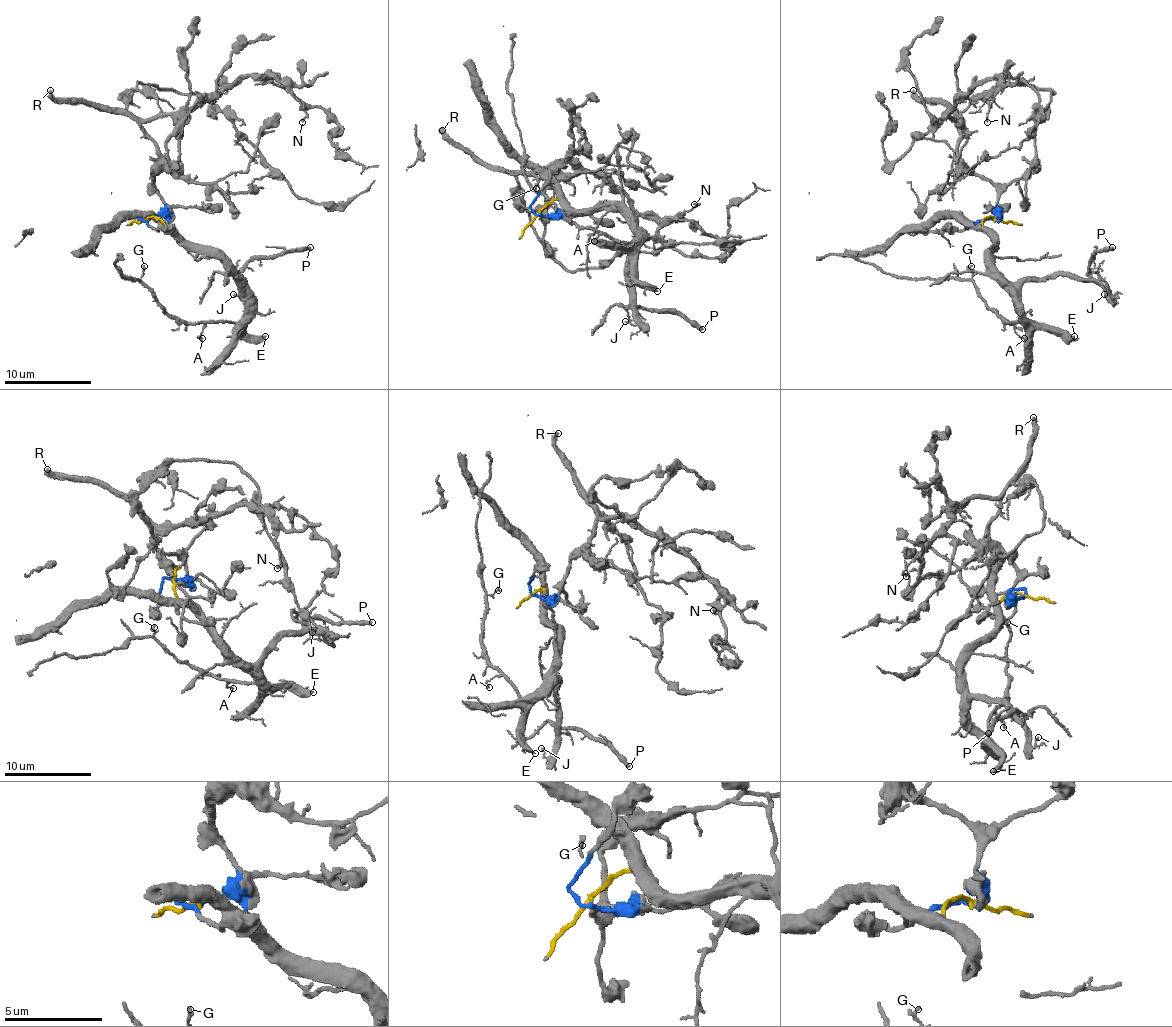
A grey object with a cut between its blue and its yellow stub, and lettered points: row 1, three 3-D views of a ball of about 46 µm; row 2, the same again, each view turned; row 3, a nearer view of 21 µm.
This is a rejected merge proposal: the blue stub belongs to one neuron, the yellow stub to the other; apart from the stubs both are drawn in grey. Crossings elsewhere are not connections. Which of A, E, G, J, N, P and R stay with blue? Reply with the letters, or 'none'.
N, R

